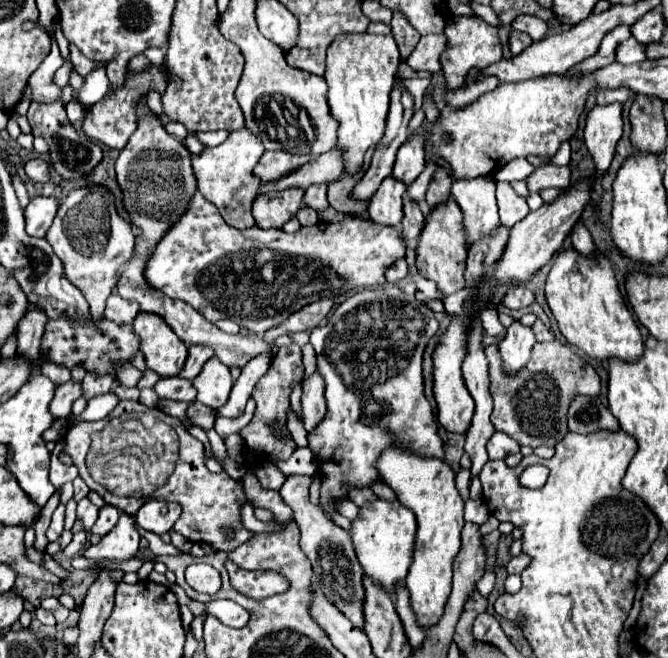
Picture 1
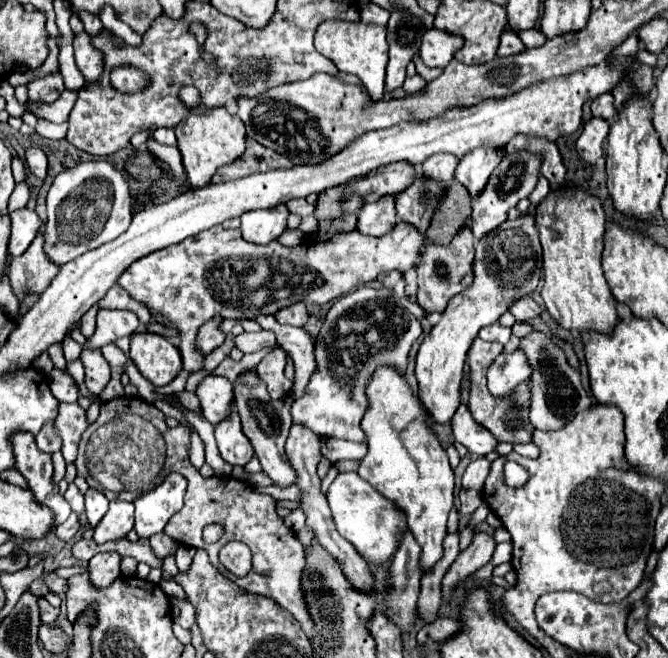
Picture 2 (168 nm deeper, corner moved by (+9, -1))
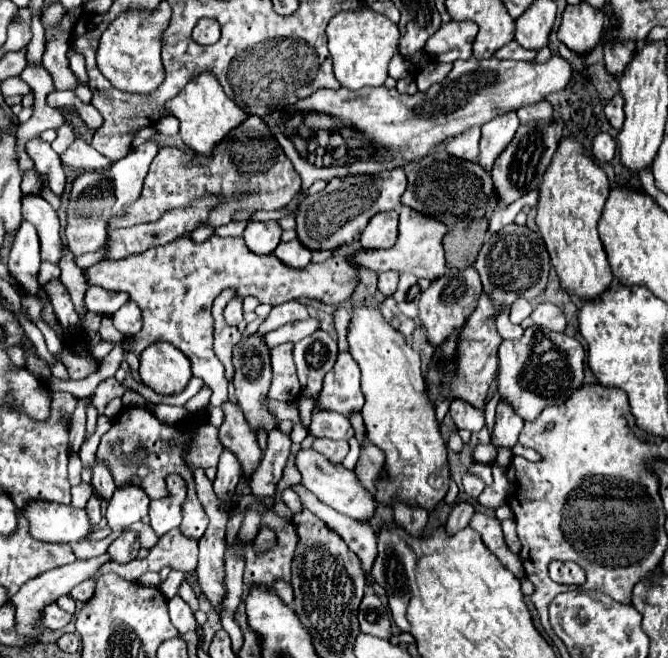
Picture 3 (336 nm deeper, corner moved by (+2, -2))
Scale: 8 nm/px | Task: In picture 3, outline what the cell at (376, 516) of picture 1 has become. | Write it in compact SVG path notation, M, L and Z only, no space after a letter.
M301 449L295 455L295 467L301 473L301 485L315 493L319 497L319 501L323 501L325 505L333 507L335 511L351 517L351 519L361 519L361 521L369 521L375 515L375 501L373 497L357 483L355 473L345 469L343 465L333 465L329 463L321 453L313 451L313 449Z

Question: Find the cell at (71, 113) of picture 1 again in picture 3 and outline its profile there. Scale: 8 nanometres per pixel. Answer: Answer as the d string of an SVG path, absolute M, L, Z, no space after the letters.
M63 125L63 127L57 129L57 139L51 143L51 147L53 147L55 153L61 155L73 141L75 141L75 133L73 133L73 129L67 127L67 125Z

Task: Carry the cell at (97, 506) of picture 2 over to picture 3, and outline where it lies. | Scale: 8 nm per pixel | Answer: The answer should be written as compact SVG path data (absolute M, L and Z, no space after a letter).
M95 457L95 465L93 465L93 489L105 501L109 501L113 491L115 491L115 481L111 477L111 471L109 471L107 463L97 459L97 457Z

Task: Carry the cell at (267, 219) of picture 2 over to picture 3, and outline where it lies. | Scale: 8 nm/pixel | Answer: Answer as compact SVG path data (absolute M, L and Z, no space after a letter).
M275 221L269 223L247 223L243 231L243 239L249 247L249 251L257 255L269 255L279 245L281 227Z

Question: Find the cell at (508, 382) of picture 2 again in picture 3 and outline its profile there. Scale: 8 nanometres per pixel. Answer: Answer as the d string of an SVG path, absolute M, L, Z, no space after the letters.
M499 403L491 445L495 445L497 449L499 447L513 447L517 443L521 427L523 427L523 419L515 411L511 411L511 407L507 407L505 403Z

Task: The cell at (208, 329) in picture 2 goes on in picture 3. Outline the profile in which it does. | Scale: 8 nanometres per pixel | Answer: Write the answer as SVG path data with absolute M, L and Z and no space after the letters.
M231 299L225 307L225 313L223 313L227 325L237 325L243 319L241 313L243 313L243 301L241 299Z

